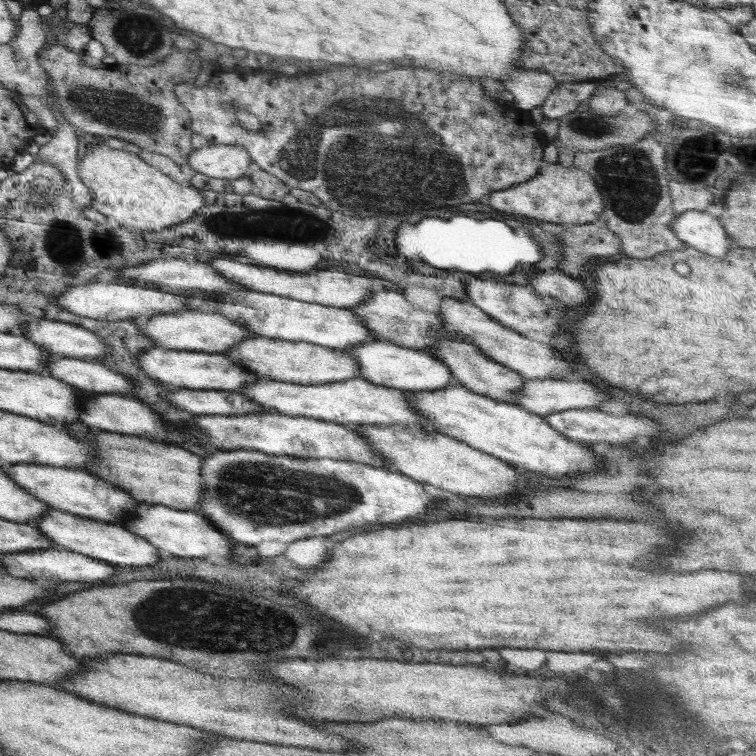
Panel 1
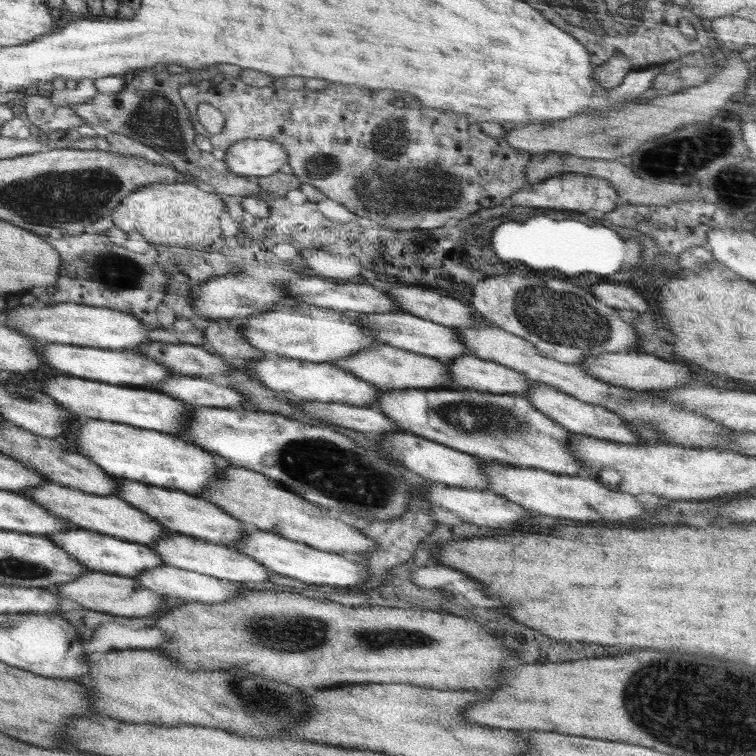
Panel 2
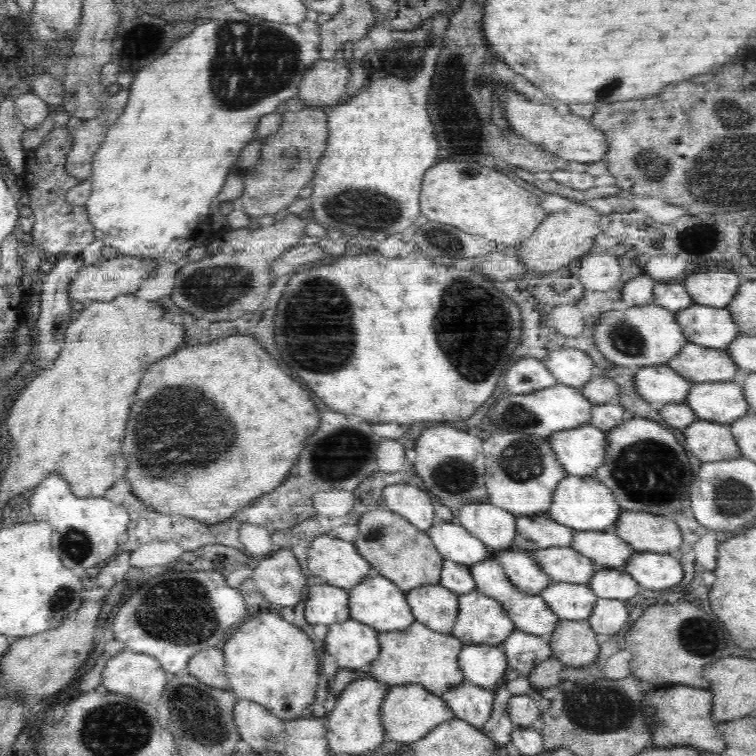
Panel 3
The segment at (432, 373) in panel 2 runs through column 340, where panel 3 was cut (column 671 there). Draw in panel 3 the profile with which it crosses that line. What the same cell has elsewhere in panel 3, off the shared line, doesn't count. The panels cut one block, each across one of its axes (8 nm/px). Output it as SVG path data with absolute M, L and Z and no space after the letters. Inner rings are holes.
M692 342L666 364L694 383L733 380L739 369L726 350L705 348Z

